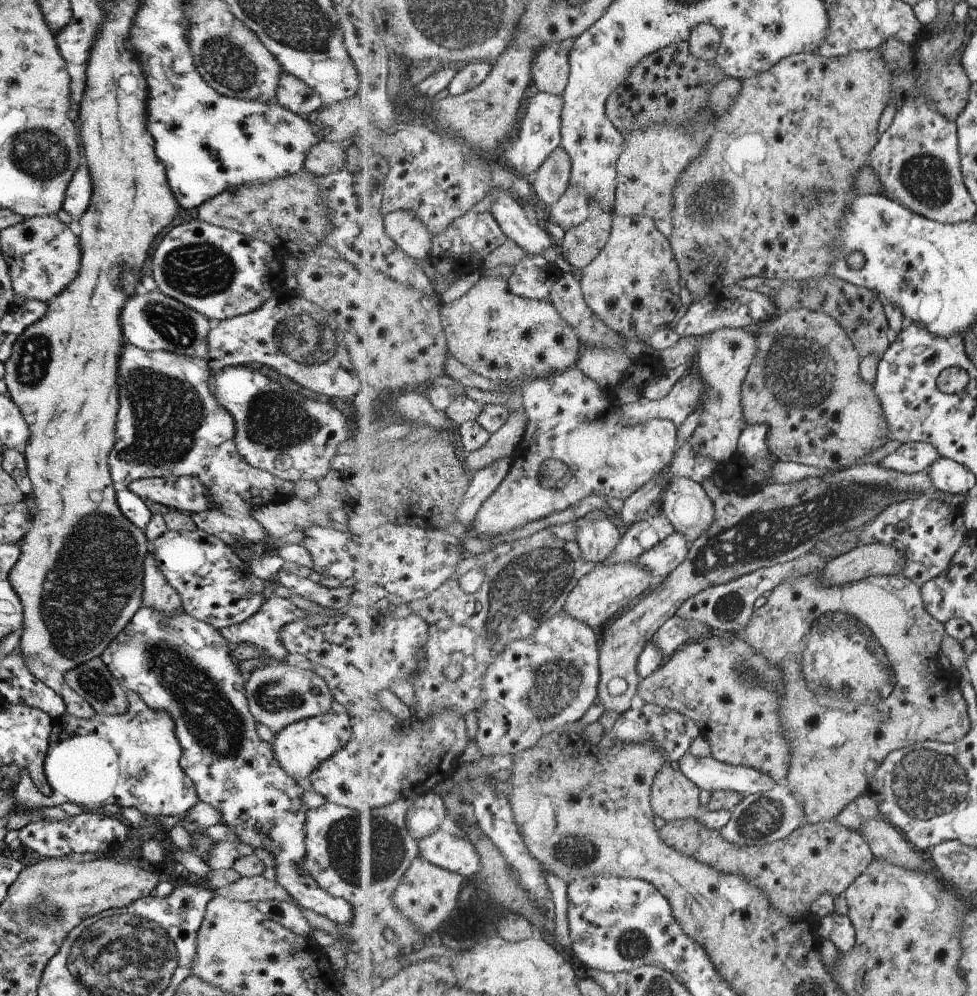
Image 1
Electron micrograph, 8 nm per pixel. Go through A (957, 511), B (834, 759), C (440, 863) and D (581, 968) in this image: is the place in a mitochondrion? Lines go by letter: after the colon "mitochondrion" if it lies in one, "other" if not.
A: other
B: other
C: other
D: other

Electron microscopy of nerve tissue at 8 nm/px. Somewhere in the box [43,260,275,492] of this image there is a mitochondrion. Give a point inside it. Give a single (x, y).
(167, 412)

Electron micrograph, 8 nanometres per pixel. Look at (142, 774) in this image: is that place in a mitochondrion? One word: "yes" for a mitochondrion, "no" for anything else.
yes

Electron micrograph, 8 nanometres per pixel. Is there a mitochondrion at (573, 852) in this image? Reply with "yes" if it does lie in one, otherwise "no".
yes

